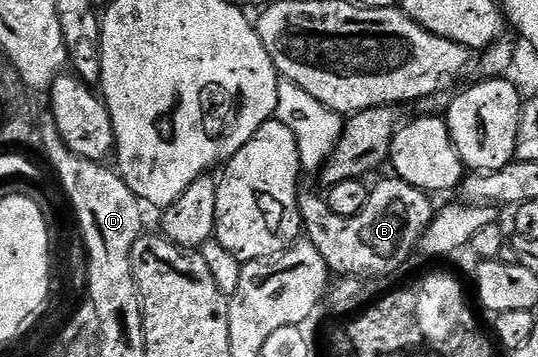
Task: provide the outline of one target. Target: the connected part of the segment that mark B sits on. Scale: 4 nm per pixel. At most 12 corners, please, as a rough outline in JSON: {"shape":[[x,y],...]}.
{"shape":[[388,175],[366,207],[334,215],[301,192],[300,223],[333,274],[392,273],[434,216]]}

